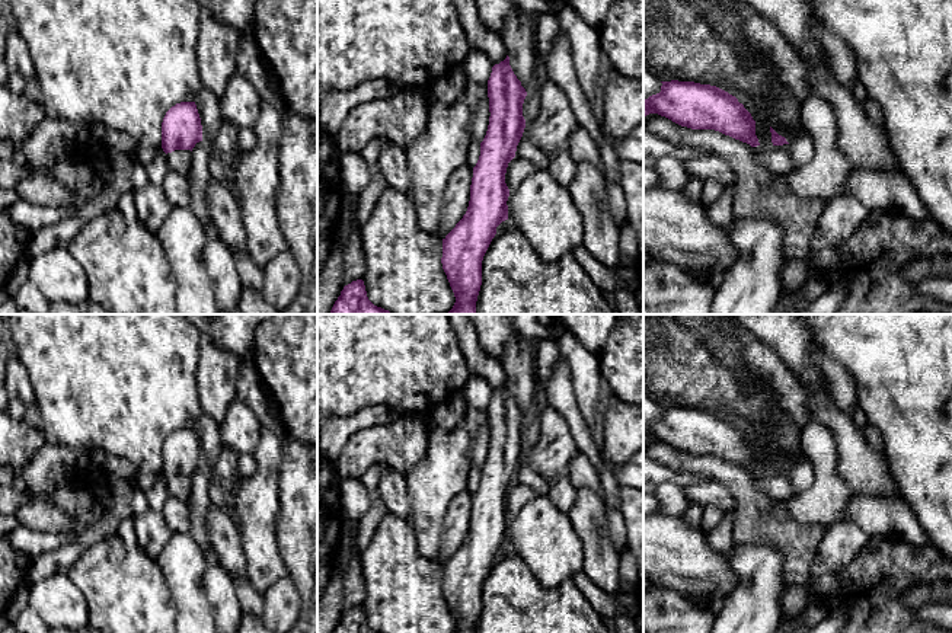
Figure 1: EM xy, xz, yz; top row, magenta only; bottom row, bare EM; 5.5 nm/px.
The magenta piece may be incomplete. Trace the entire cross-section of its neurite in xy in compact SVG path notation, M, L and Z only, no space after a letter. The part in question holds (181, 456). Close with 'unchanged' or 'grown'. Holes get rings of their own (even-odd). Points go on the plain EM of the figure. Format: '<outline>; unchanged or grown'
M181 428L172 432L162 448L162 474L191 476L202 467L202 451L195 428Z; unchanged

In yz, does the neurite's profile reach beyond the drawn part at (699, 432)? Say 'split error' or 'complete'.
complete

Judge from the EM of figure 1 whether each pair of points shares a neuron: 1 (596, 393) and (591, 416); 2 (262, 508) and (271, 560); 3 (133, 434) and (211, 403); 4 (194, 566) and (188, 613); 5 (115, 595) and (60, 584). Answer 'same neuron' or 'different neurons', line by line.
1: same neuron
2: same neuron
3: different neurons
4: same neuron
5: different neurons

